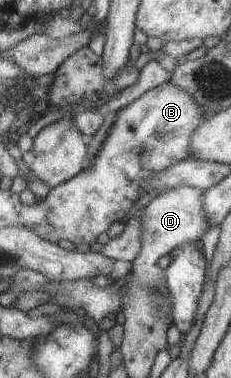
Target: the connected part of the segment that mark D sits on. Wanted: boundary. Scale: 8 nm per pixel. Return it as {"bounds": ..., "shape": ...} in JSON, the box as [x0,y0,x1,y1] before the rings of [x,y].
{"bounds":[131,186,209,297],"shape":[[[179,186],[165,190],[156,198],[150,200],[139,215],[141,218],[141,249],[138,256],[131,262],[132,271],[139,282],[153,289],[158,287],[165,297],[165,283],[162,269],[158,267],[157,260],[163,254],[169,254],[176,245],[186,241],[198,241],[209,228],[207,216],[204,214],[203,196],[205,190],[196,187]]]}

